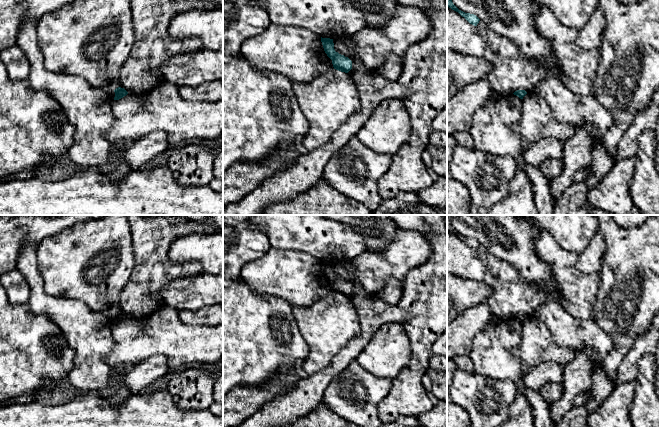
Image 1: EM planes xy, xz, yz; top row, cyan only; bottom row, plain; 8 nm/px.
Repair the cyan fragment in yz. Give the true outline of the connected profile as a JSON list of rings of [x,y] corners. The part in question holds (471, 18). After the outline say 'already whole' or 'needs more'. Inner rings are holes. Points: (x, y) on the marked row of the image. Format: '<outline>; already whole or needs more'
[[[447,0],[447,7],[451,8],[452,10],[458,12],[462,17],[464,17],[470,24],[477,26],[477,24],[479,23],[480,19],[474,15],[474,14],[470,14],[470,13],[465,13],[461,10],[459,10],[452,2],[452,0]]]; already whole

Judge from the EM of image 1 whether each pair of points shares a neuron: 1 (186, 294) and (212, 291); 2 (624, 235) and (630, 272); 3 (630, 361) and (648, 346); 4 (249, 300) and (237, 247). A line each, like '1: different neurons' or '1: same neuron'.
1: same neuron
2: same neuron
3: same neuron
4: different neurons

